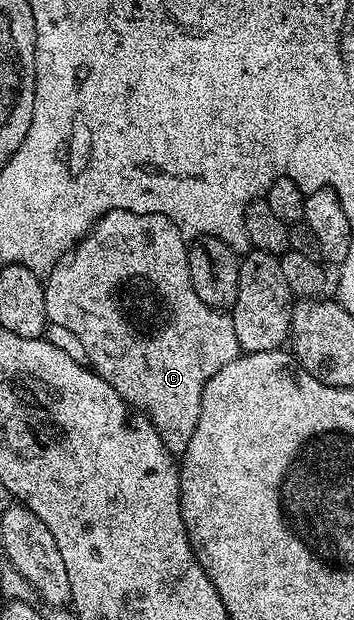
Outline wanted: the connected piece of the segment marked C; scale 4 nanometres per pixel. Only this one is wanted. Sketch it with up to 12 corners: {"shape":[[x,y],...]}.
{"shape":[[111,210],[47,321],[182,456],[241,353],[184,231]]}

